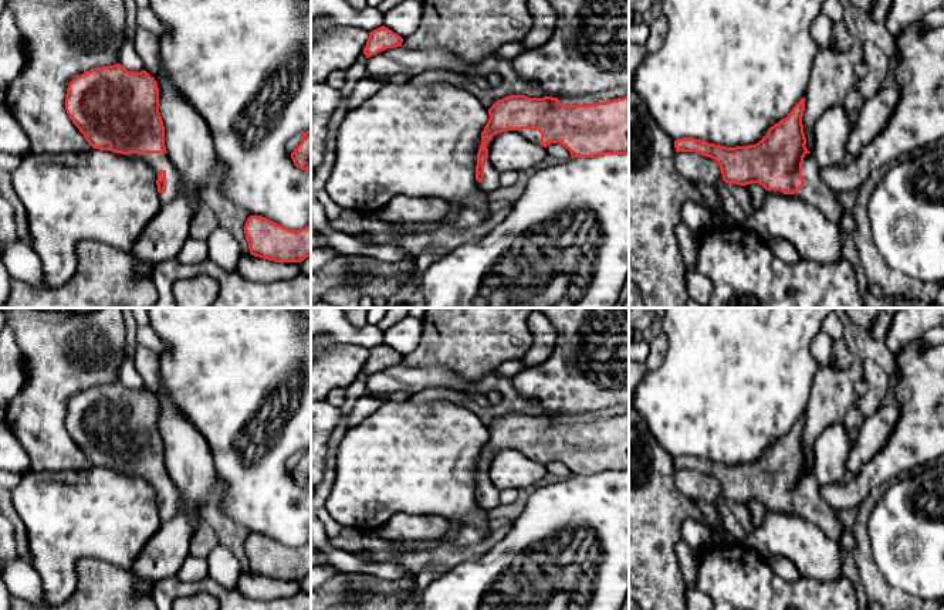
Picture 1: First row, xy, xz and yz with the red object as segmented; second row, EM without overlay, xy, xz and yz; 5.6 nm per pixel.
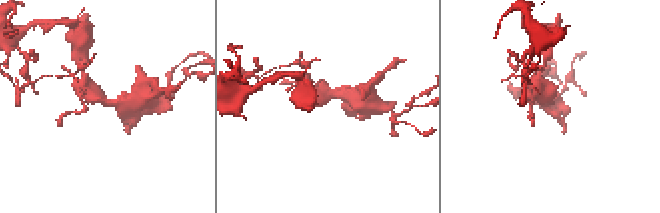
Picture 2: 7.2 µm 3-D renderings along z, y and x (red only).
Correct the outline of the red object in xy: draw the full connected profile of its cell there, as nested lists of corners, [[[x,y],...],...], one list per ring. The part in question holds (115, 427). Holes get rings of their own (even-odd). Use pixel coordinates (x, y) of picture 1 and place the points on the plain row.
[[[115,382],[77,393],[67,406],[65,428],[94,467],[122,471],[148,481],[158,492],[156,502],[162,522],[169,522],[177,515],[180,495],[165,464],[158,400],[145,387],[132,390]]]

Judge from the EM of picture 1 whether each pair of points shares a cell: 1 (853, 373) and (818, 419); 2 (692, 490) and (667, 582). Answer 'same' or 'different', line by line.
1: same
2: different

